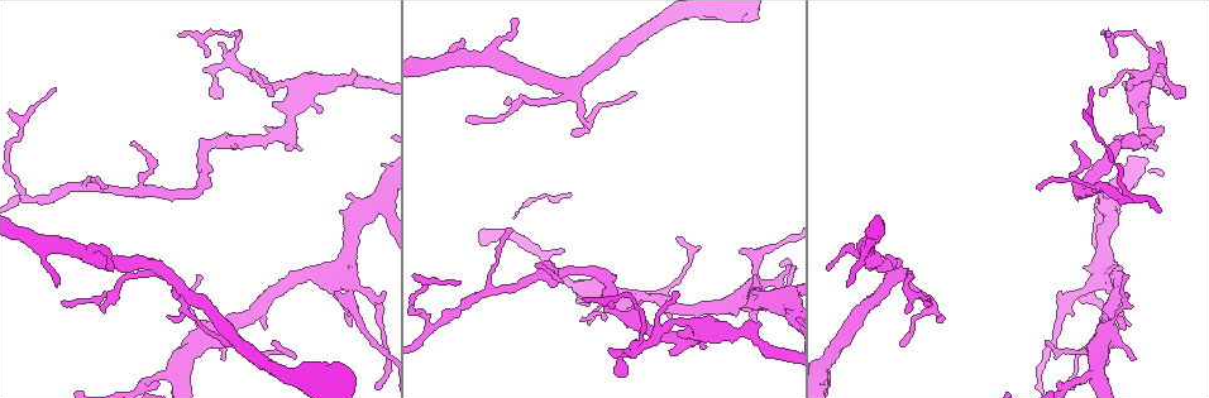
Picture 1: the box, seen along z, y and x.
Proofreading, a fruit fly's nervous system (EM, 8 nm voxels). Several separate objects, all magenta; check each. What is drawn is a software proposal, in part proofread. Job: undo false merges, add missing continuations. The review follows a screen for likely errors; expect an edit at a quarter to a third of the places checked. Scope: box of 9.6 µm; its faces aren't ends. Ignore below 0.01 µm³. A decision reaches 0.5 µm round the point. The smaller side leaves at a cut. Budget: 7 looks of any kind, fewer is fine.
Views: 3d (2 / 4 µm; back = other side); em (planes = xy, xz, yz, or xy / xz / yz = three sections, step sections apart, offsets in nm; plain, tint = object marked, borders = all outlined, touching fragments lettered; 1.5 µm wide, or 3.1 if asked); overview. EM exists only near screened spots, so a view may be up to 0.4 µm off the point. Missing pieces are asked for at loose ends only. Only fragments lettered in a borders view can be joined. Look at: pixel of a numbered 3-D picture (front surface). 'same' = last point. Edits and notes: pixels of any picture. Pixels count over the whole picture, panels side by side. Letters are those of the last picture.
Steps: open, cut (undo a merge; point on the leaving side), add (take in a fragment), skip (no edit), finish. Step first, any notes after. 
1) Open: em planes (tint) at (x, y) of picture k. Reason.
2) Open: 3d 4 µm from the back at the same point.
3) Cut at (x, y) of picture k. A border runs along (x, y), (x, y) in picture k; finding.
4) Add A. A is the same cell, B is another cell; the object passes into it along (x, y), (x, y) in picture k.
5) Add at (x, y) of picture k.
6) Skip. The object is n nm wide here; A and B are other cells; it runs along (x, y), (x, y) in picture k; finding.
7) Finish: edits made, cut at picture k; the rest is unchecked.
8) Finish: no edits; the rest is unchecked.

Open: 3d 2 µm at (1182, 97) of picture 1. Tapers out.

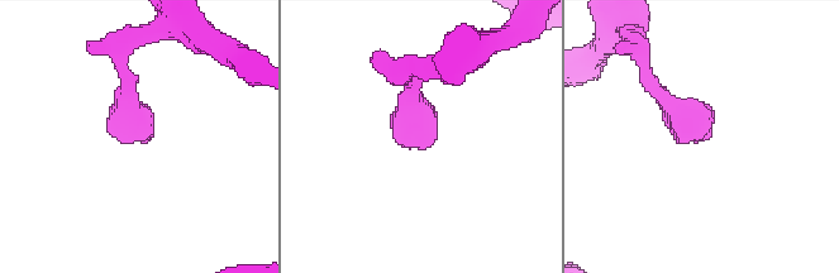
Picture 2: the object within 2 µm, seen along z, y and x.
Open: em planes (borders) at (701, 138) of picture 2. Need the tissue.

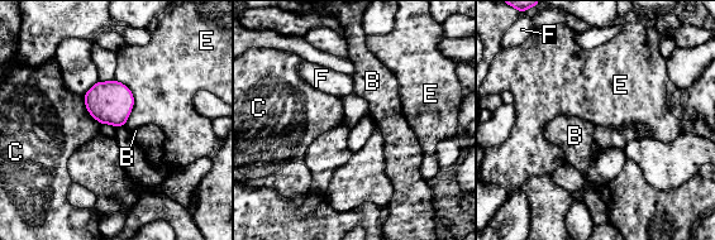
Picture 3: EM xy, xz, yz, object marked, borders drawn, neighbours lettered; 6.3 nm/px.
Skip. B, C, E and F are other cells; a border runs along (82, 96), (86, 110), (100, 124) in picture 3; none of them fits.

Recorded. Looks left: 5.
Open: em planes (plain) at (457, 282) of picture 1. Free end.

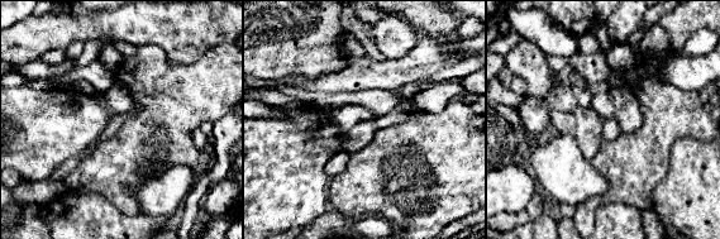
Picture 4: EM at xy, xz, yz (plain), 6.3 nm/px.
Open: em planes (borders) at the same point.

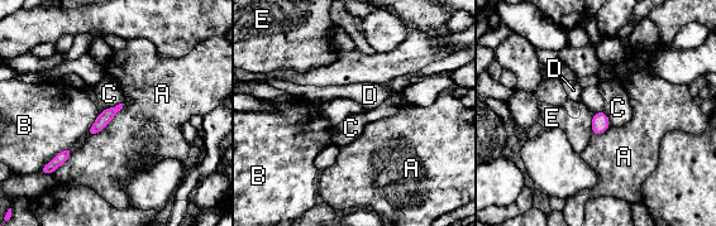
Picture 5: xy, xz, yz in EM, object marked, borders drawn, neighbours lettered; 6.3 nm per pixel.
Skip. The object is 90 nm wide here; A, B, C, D and E are other cells; a border runs along (123, 104), (101, 129), (89, 136) in picture 5; no lettered fragment goes on from it.

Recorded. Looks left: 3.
Open: em planes (plain) at (194, 195) of picture 1. Sharp bend.

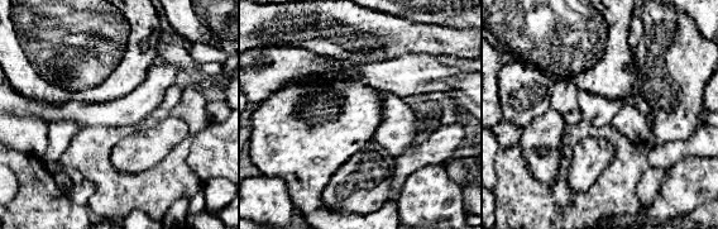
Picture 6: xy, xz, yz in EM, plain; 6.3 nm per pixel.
Open: em planes (borders) at the same point.

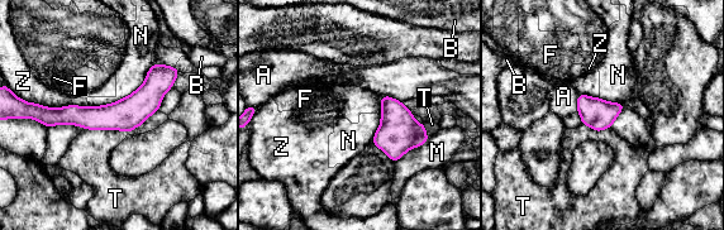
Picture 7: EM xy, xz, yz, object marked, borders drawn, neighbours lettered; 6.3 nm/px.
Skip. A, B, F, M, N, T and Z are other cells; it runs along (174, 71), (124, 115), (52, 111) in picture 7; one neuron here.

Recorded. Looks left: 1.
Finish: no edits; the rest is unchecked.

